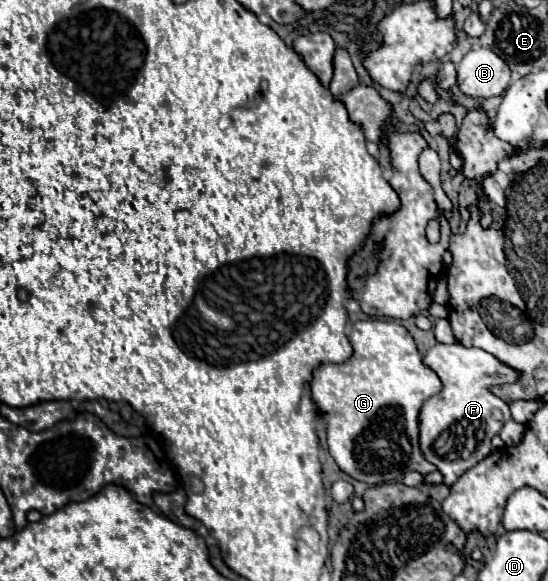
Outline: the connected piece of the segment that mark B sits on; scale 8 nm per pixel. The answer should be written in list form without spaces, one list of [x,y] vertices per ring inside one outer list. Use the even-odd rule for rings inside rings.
[[[487,48],[469,50],[457,66],[459,88],[473,98],[499,96],[511,80],[511,70],[499,54]]]

